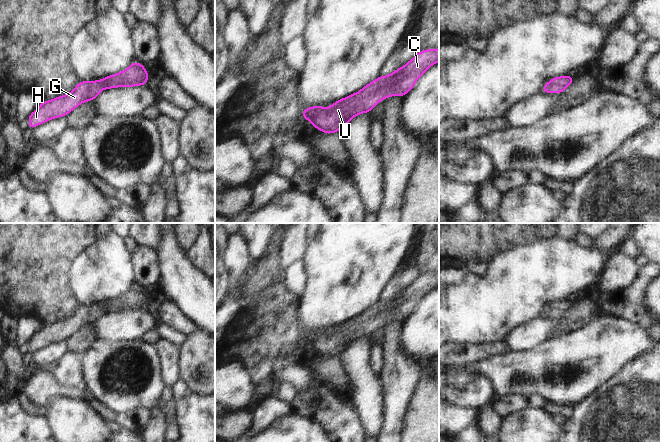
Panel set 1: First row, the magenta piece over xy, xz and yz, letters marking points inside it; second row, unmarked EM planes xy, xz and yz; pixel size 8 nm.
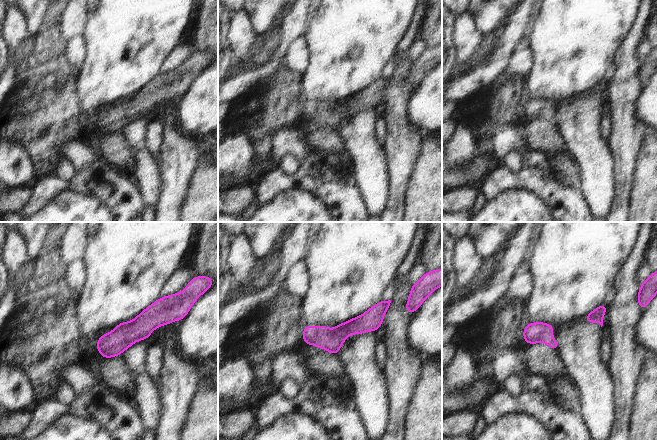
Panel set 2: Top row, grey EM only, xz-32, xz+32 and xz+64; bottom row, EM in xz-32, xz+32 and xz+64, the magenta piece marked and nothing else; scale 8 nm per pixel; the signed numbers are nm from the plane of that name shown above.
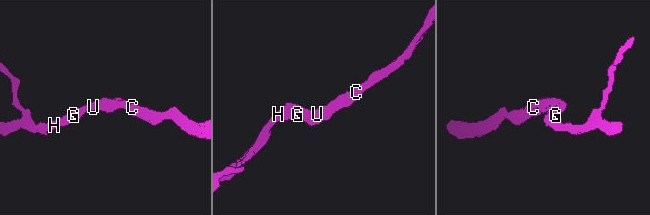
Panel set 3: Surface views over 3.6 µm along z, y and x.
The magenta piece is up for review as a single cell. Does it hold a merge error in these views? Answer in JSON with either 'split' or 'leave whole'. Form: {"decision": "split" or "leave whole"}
{"decision": "leave whole"}

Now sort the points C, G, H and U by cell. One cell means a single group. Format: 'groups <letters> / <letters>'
groups C G H U

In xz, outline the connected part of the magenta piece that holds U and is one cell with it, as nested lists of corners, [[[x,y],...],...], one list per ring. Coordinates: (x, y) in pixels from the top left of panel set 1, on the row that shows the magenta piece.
[[[439,48],[426,49],[415,54],[414,57],[404,66],[386,76],[379,76],[374,81],[368,83],[359,90],[347,97],[334,102],[330,107],[324,108],[320,105],[303,109],[303,120],[310,120],[312,126],[319,129],[325,134],[337,133],[350,120],[362,113],[370,113],[370,111],[383,99],[390,96],[405,96],[415,85],[416,81],[425,73],[432,65],[439,61]]]

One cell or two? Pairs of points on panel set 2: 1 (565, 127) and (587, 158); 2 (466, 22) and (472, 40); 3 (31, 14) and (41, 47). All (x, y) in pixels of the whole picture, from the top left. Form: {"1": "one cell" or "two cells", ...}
{"1": "one cell", "2": "one cell", "3": "two cells"}

